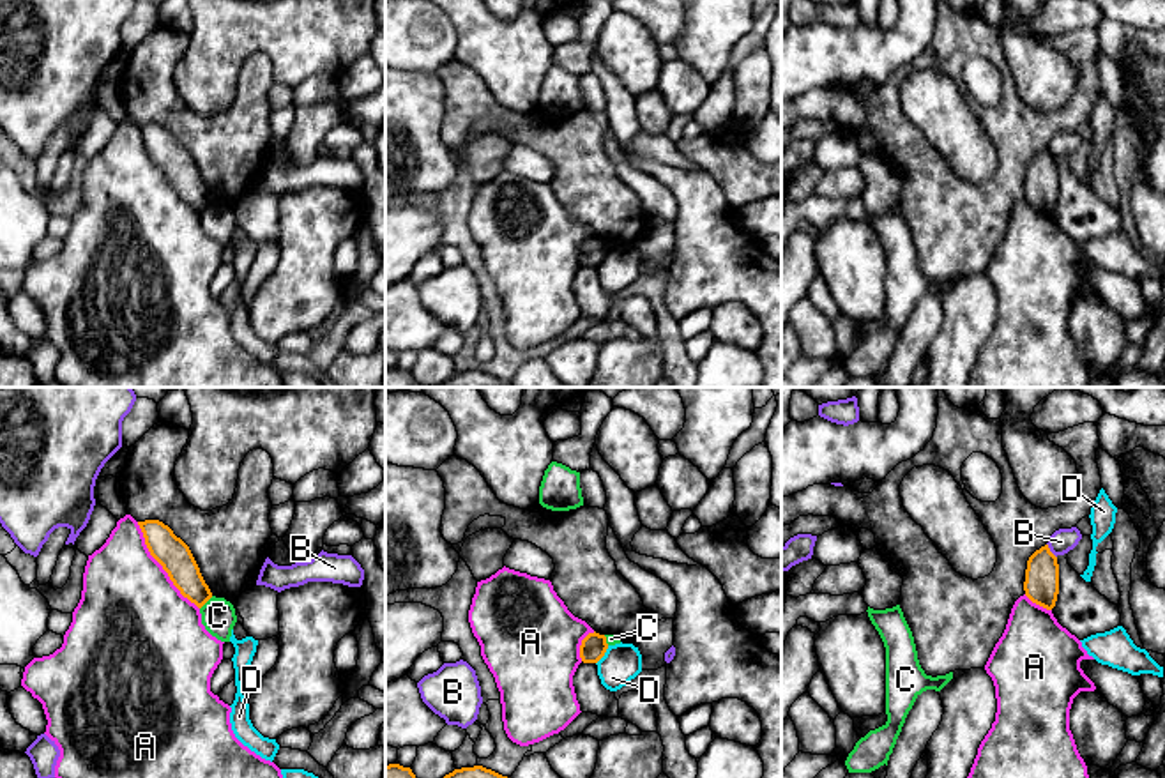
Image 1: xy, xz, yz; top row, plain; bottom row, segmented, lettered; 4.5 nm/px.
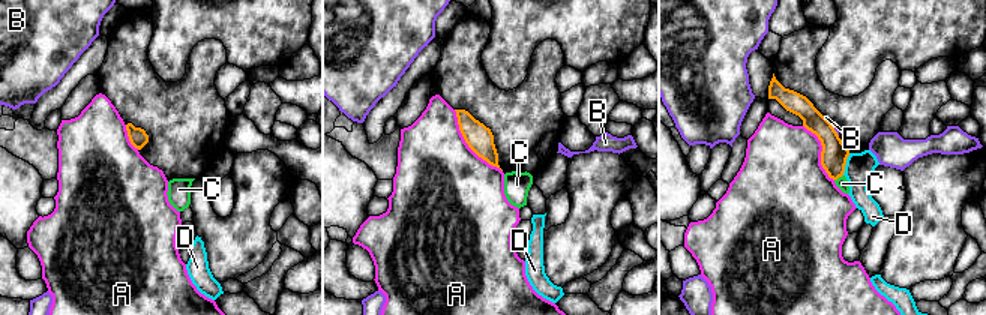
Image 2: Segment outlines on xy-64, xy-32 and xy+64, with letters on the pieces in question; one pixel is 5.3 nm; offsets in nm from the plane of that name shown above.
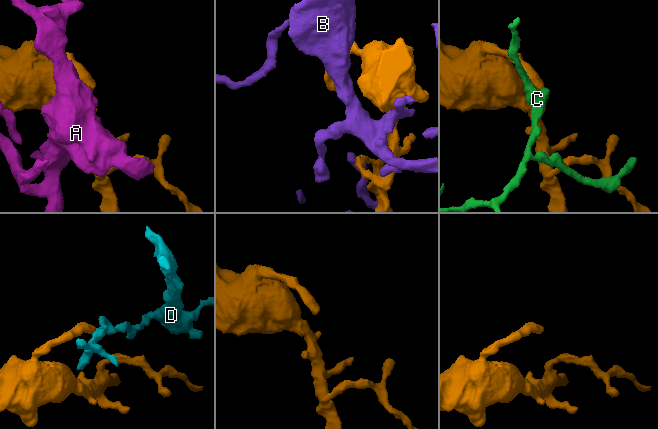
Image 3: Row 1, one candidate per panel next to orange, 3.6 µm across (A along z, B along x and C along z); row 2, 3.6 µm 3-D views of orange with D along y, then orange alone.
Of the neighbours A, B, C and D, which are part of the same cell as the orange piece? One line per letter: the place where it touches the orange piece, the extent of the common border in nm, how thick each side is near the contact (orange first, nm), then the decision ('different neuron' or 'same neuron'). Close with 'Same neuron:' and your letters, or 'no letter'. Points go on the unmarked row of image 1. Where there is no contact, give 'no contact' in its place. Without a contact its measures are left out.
A: xy (161, 168) | 480 nm | 150/460 nm | different neuron
B: yz (1049, 154) | 80 nm | 160/110 nm | different neuron
C: xy (205, 205) | 90 nm | 150/160 nm | different neuron
D: xz (603, 259) | 110 nm | 120/180 nm | different neuron
Same neuron: no letter

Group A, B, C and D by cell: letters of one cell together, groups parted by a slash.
A / B / C / D

